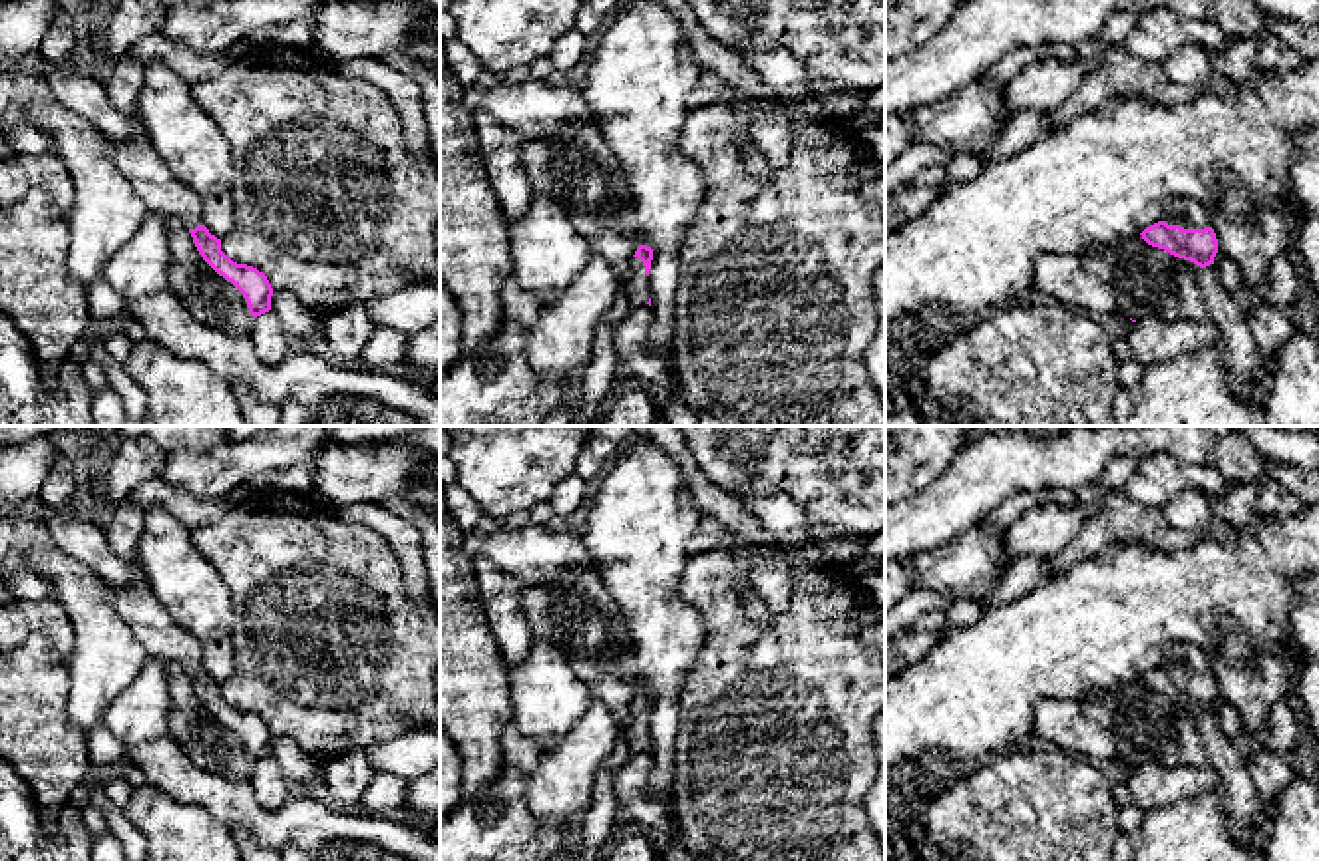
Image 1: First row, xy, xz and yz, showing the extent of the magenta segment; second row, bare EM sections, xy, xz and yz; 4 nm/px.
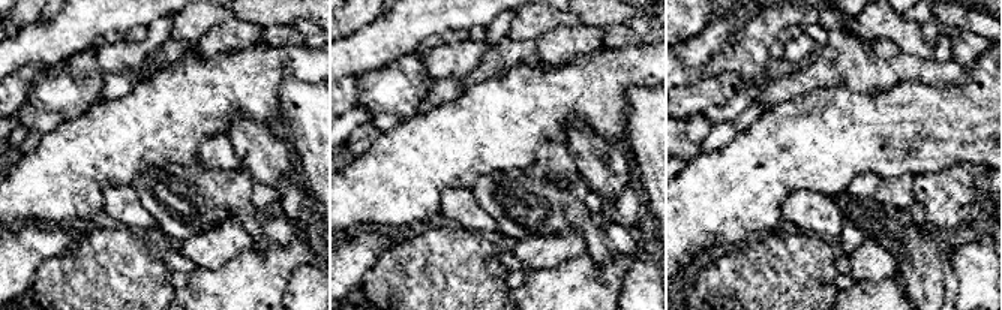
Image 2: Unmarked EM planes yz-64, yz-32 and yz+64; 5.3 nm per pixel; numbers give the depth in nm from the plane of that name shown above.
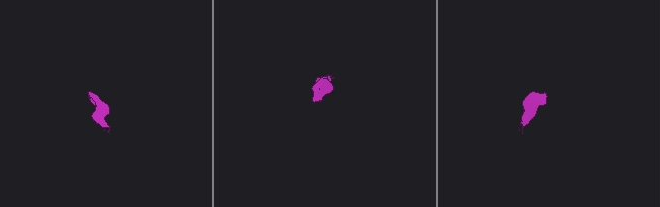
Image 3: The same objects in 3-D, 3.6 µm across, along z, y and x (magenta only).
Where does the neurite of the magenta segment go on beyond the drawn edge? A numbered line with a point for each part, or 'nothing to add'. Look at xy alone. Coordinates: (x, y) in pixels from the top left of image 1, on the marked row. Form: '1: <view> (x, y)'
1: xy (164, 193)

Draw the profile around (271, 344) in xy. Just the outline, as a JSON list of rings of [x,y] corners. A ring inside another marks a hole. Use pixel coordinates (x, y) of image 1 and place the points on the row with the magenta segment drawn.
[[[271,310],[255,318],[249,338],[265,364],[279,364],[294,348]]]

